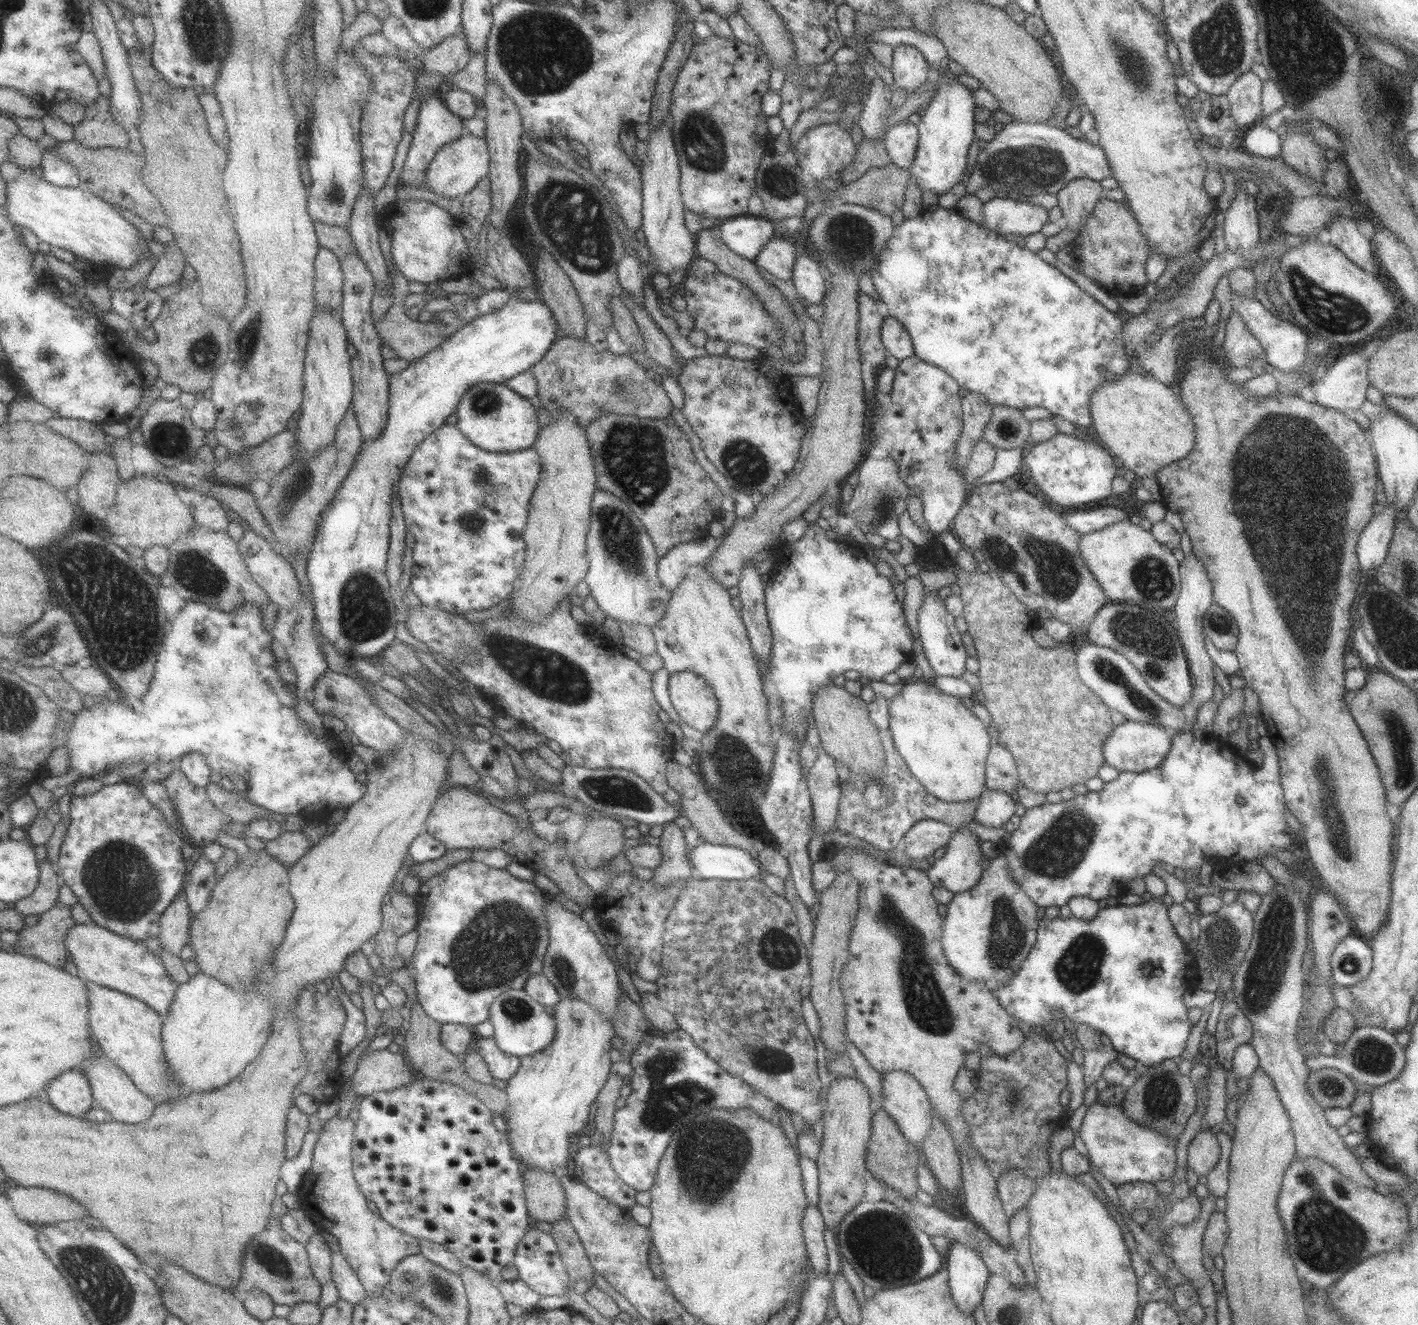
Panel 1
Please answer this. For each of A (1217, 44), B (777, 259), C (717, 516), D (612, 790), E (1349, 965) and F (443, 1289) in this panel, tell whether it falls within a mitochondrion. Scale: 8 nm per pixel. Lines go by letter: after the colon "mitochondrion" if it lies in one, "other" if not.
A: mitochondrion
B: other
C: other
D: mitochondrion
E: mitochondrion
F: mitochondrion

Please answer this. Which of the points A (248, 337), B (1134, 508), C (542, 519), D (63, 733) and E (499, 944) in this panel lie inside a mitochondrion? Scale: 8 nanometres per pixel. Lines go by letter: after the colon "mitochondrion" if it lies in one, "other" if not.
A: mitochondrion
B: other
C: other
D: other
E: mitochondrion

